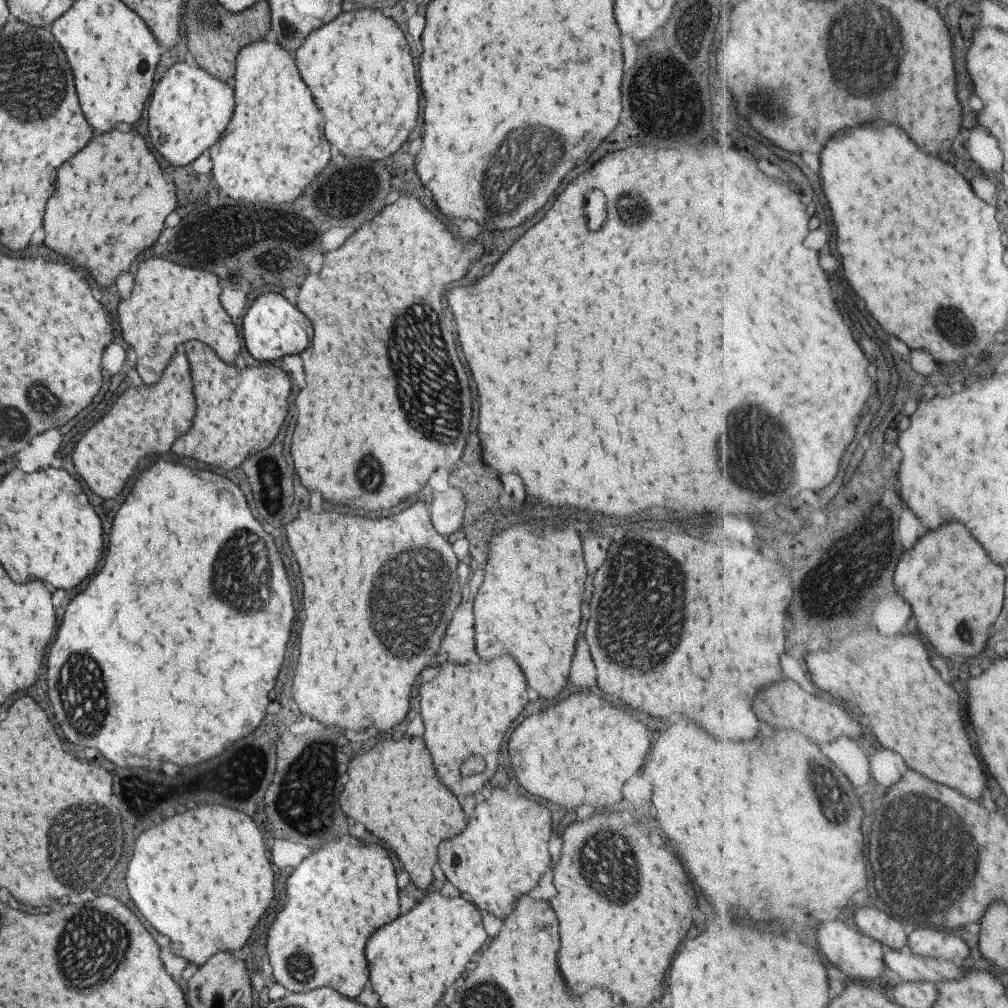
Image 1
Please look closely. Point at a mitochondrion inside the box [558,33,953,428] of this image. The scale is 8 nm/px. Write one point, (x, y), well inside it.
(782, 104)

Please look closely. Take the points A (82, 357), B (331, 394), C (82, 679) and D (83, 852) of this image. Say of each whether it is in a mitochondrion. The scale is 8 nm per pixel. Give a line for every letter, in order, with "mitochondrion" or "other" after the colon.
A: other
B: other
C: mitochondrion
D: mitochondrion

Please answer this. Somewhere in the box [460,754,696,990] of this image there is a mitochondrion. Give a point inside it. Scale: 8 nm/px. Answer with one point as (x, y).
(606, 847)

